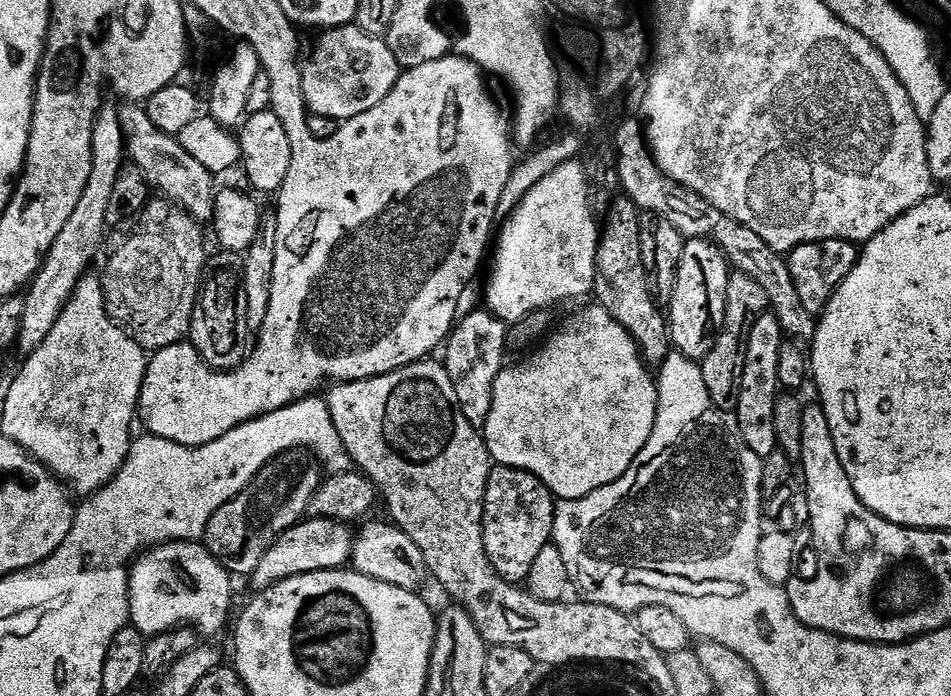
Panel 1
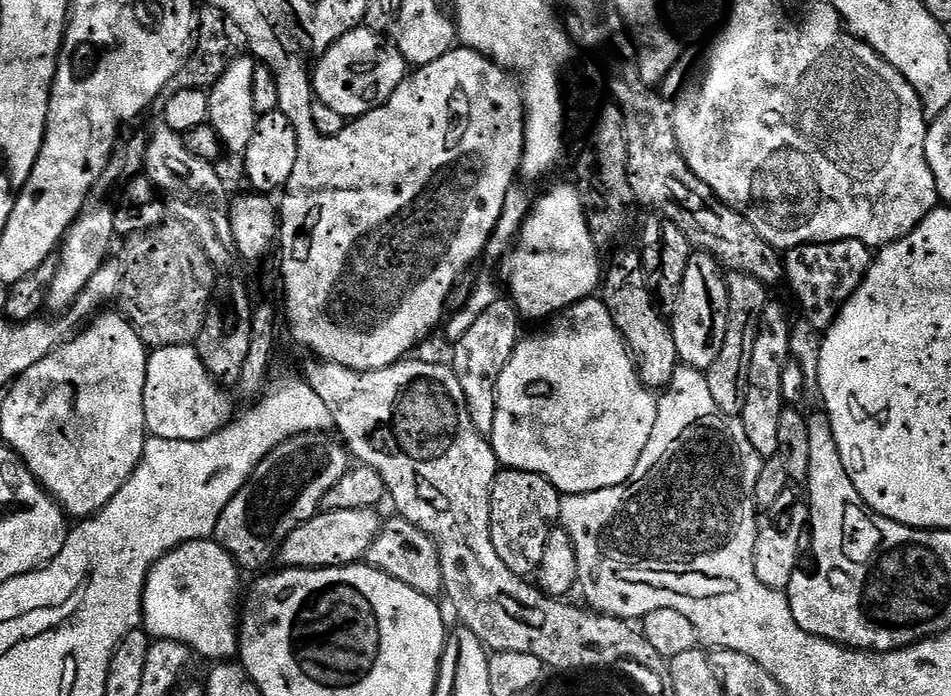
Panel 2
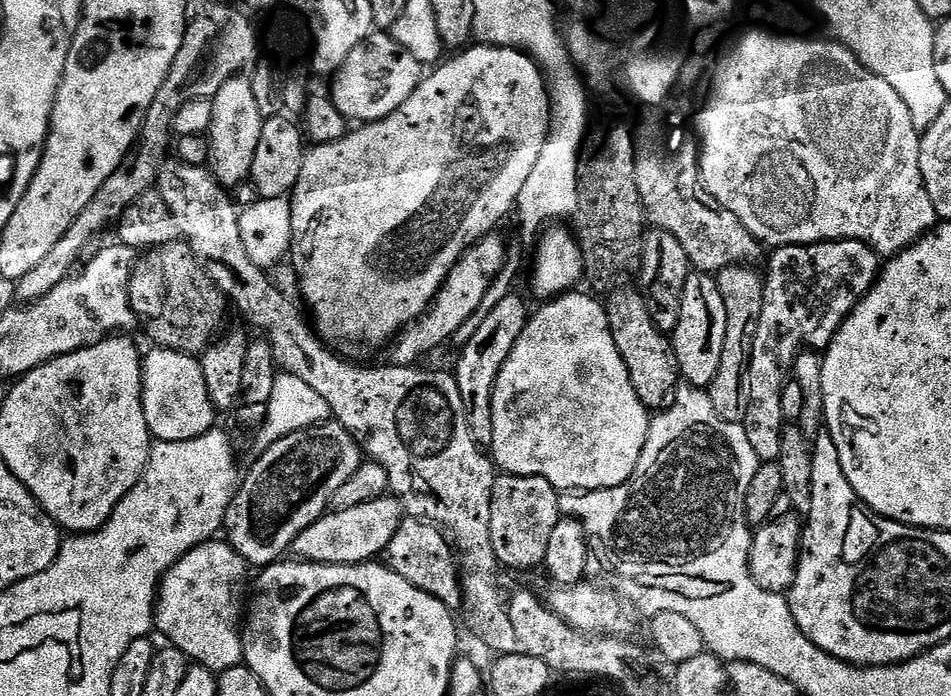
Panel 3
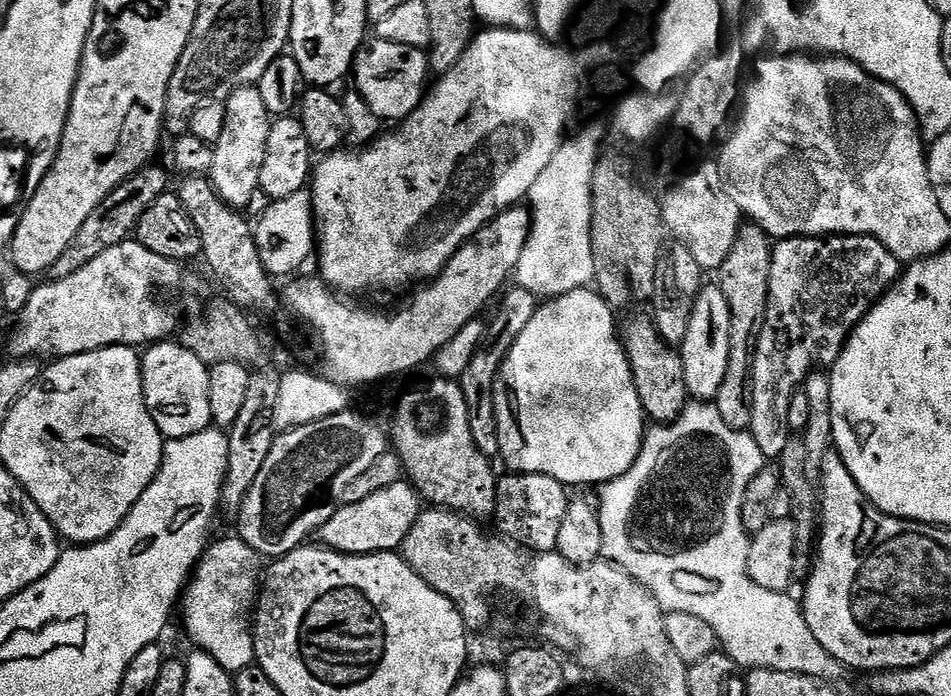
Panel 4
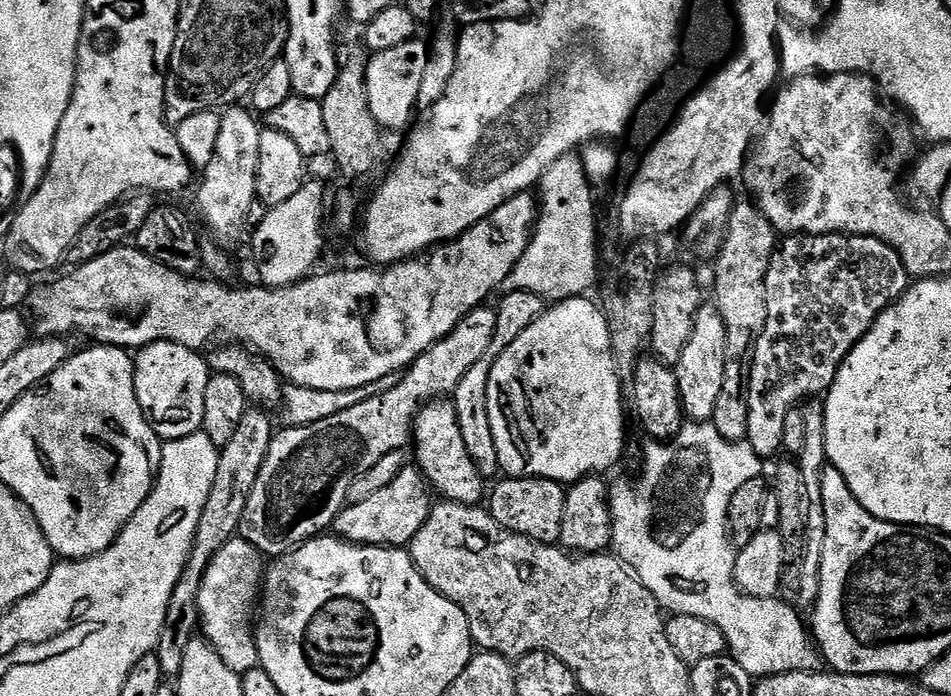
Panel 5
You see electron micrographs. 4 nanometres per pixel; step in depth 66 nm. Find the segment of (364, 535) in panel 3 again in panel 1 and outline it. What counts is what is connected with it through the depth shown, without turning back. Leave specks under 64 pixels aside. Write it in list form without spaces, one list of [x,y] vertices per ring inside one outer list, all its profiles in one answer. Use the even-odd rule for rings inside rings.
[[[305,518],[286,530],[276,539],[276,544],[266,550],[266,558],[258,562],[250,583],[256,592],[265,592],[268,588],[298,574],[311,572],[334,572],[343,569],[352,559],[354,532],[347,523],[336,520]]]

